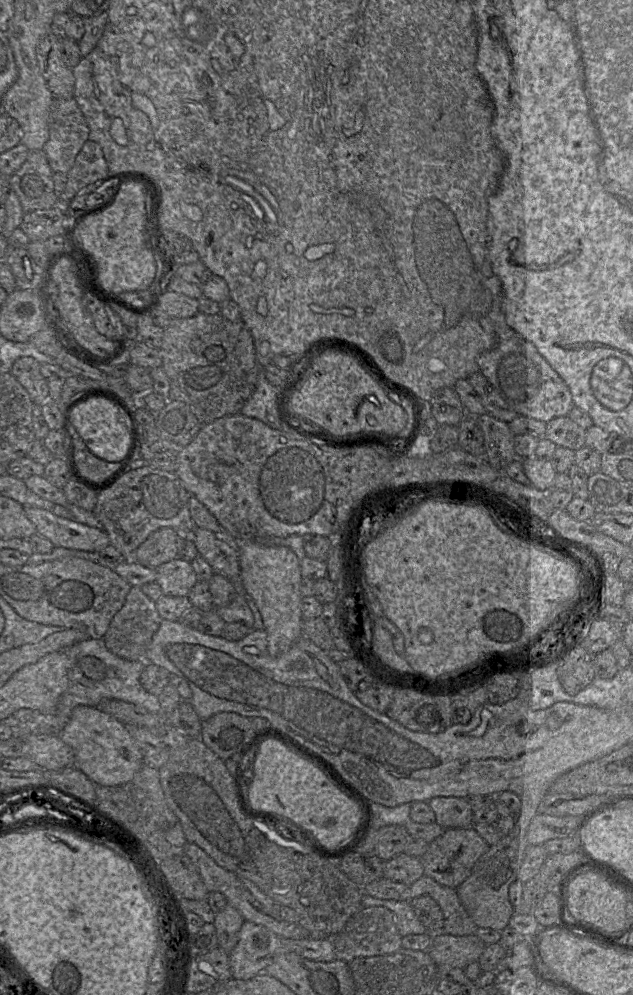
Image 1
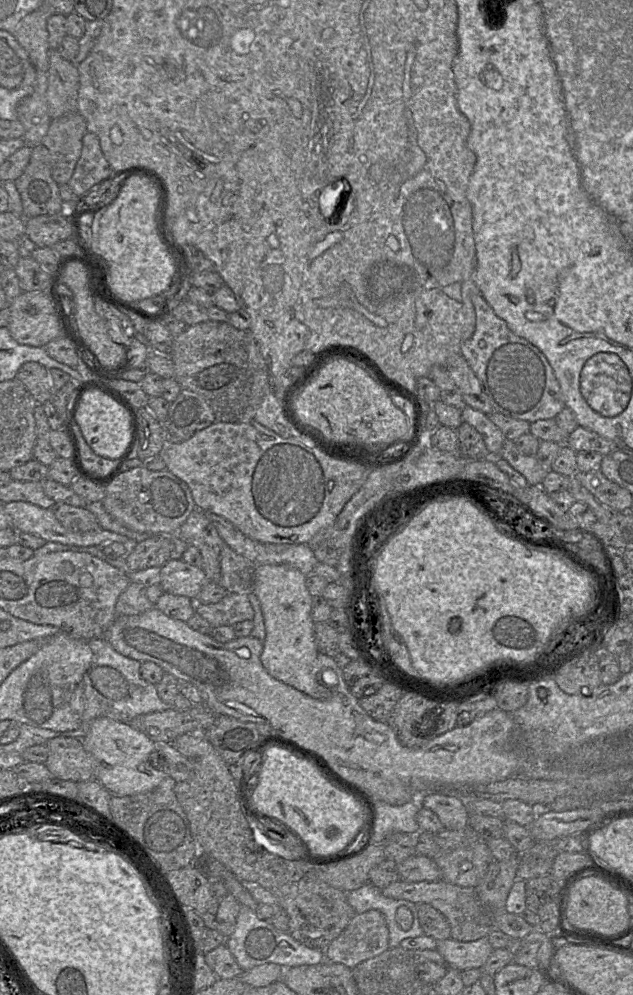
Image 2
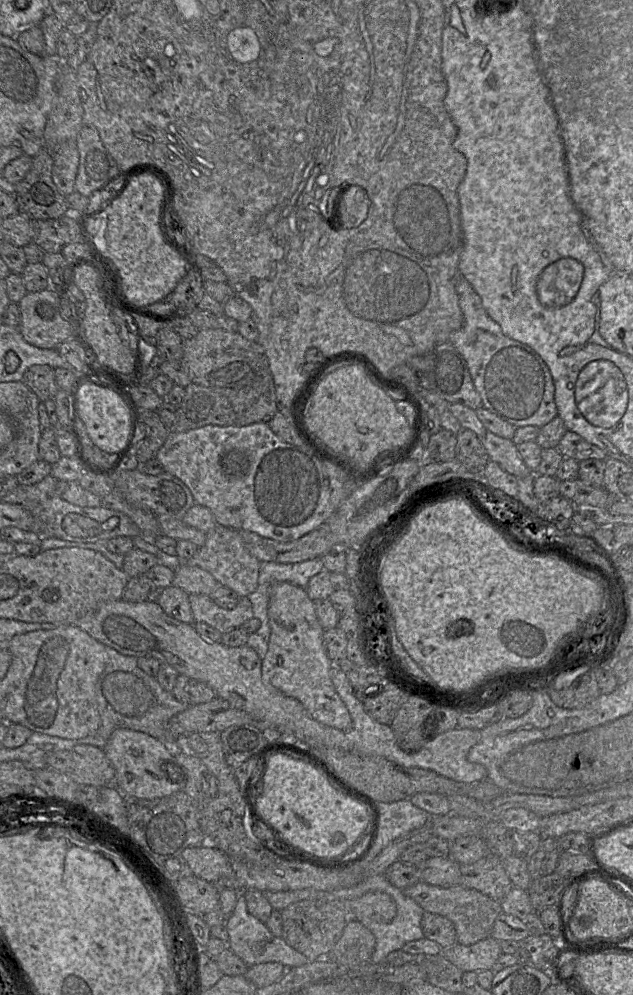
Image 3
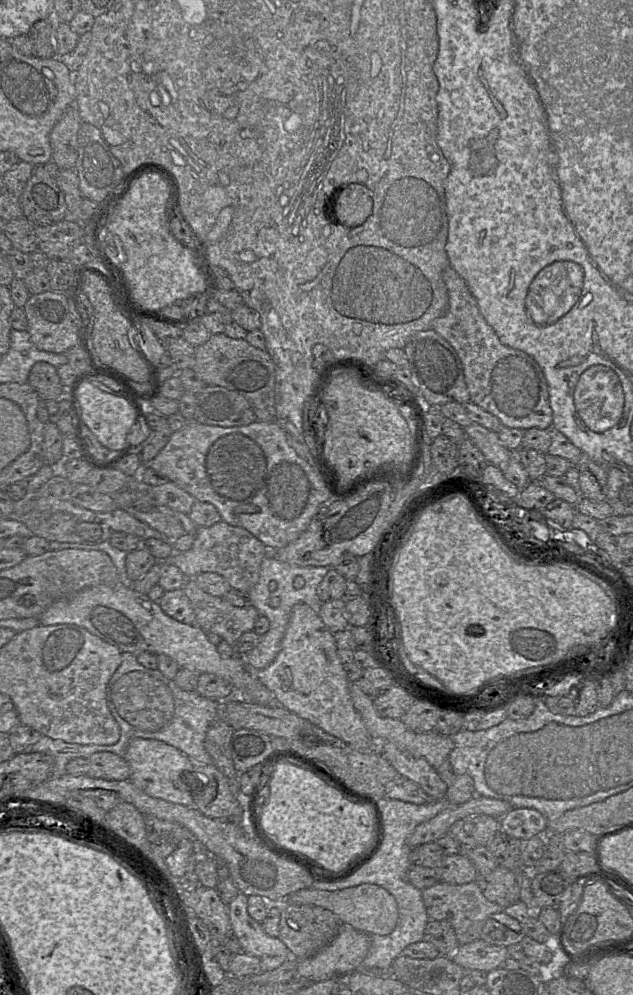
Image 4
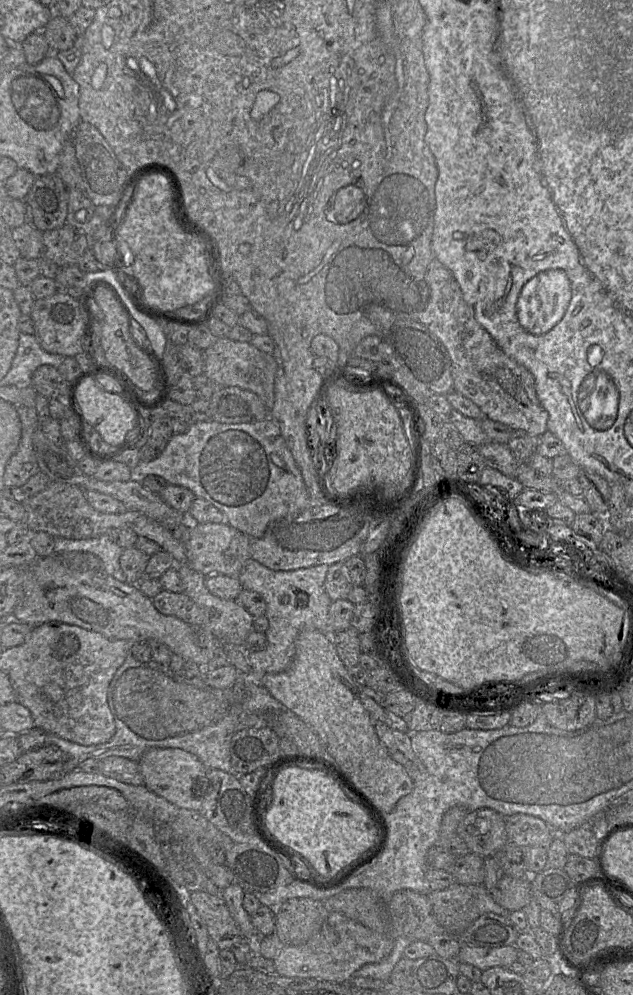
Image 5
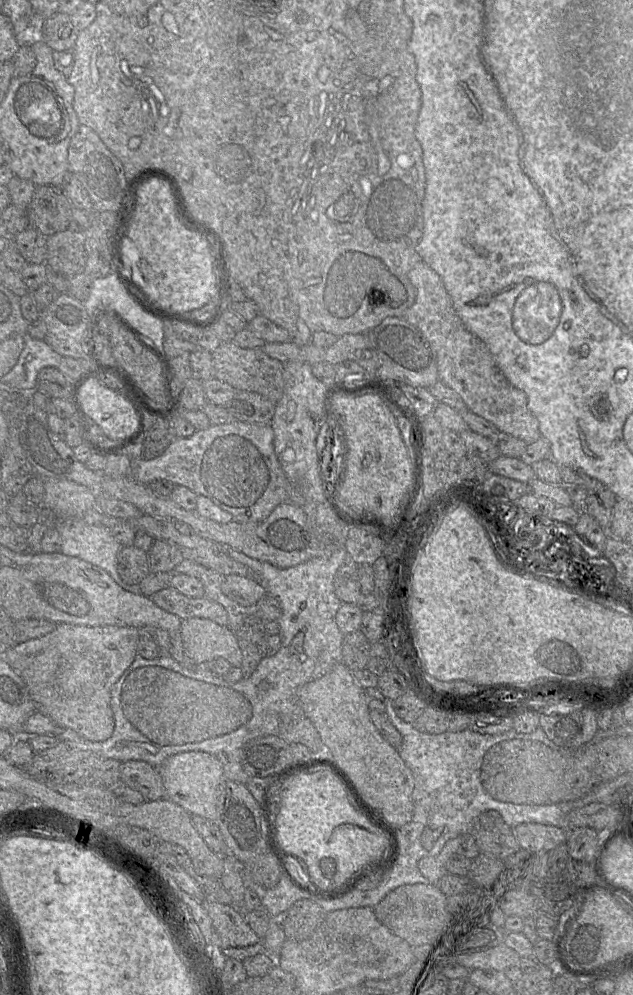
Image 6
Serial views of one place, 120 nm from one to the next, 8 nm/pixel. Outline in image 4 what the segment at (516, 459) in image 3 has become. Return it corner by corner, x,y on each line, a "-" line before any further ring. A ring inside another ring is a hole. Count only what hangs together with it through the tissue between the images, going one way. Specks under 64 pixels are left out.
477,423
464,428
466,437
483,453
487,463
495,466
505,465
513,455
513,451
504,447
495,432

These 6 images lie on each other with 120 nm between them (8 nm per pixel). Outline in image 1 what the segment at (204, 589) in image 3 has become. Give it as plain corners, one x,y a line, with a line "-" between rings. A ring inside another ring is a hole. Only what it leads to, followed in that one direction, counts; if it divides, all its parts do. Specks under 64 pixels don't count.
179,558
172,559
156,568
155,582
165,596
184,597
198,582
191,564

